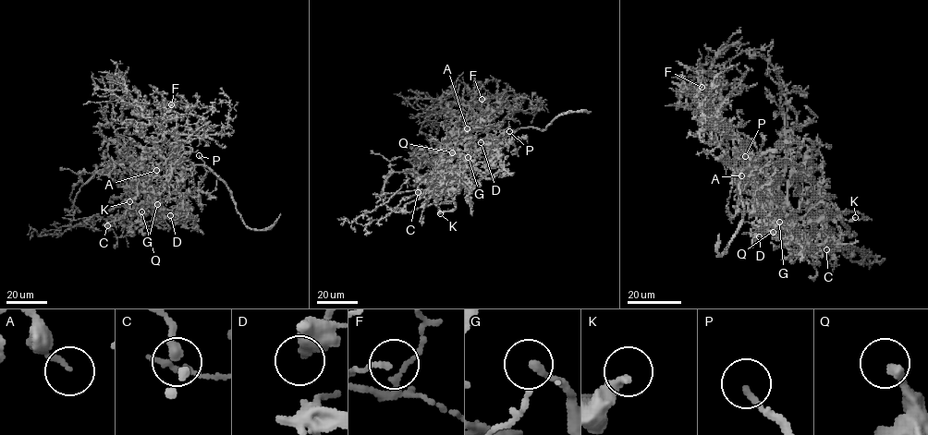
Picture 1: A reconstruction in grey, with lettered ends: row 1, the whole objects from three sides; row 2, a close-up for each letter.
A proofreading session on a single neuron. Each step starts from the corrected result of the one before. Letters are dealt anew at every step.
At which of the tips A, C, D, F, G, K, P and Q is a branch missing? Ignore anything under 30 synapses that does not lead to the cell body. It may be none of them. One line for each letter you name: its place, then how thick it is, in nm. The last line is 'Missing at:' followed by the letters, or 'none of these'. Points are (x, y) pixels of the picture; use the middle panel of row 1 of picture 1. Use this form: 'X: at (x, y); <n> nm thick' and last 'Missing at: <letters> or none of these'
Missing at: none of these

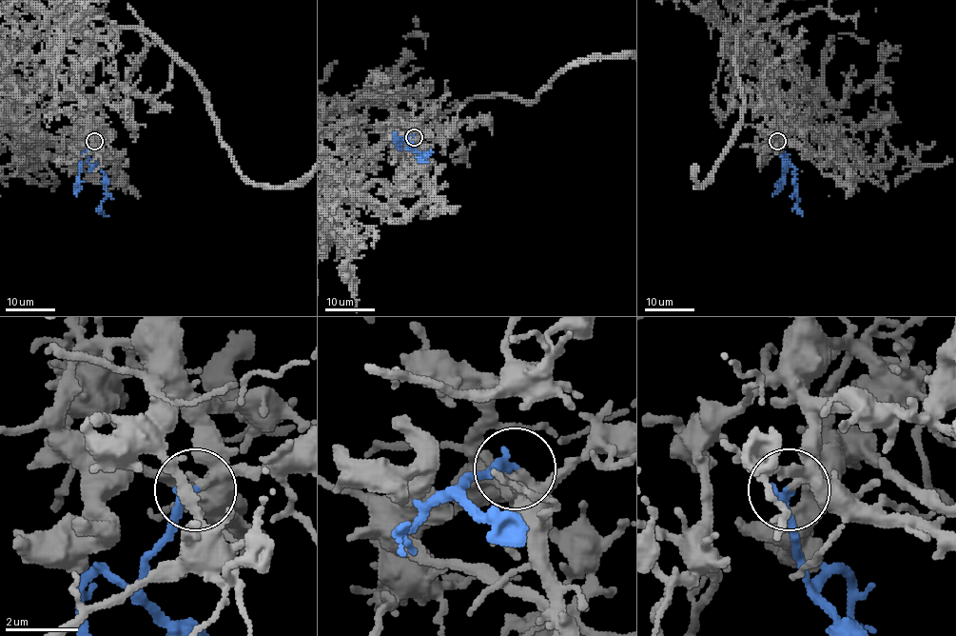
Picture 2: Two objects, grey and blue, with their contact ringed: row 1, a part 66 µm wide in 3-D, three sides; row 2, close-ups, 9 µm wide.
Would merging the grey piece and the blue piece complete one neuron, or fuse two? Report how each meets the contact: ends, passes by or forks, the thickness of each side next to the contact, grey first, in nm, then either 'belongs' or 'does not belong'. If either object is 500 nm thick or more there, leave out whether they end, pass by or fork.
grey ends; blue ends; calibres 280 and 280 nm; belongs

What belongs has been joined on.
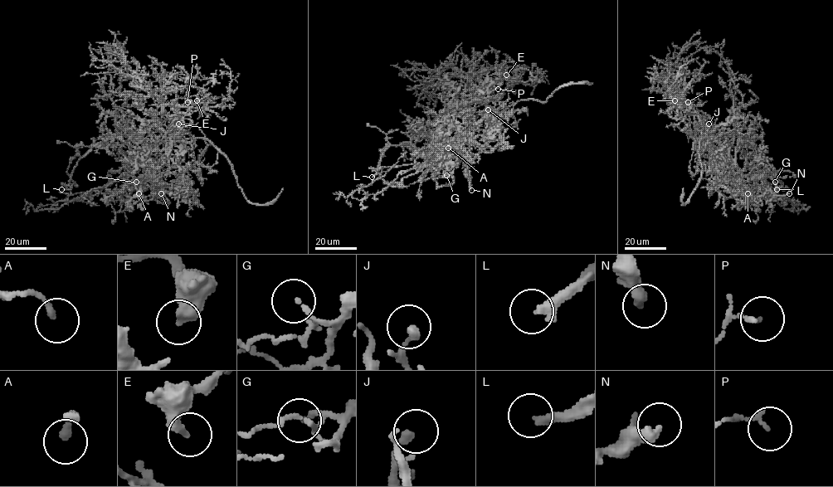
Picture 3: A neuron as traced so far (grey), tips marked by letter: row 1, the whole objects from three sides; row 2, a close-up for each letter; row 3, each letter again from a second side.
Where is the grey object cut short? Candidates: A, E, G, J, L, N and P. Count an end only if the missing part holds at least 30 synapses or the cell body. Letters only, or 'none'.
L

